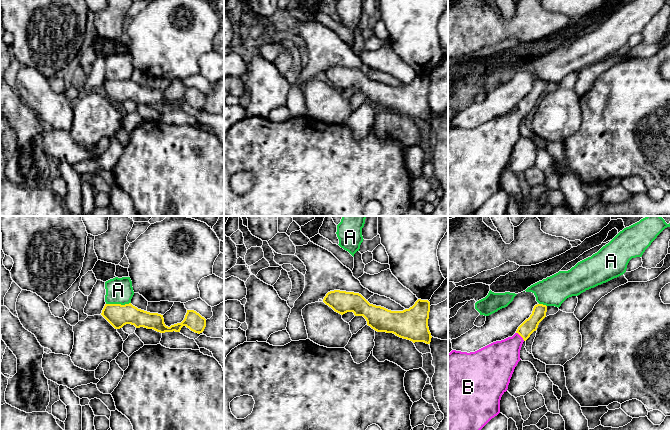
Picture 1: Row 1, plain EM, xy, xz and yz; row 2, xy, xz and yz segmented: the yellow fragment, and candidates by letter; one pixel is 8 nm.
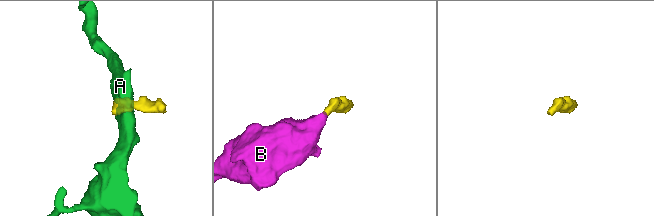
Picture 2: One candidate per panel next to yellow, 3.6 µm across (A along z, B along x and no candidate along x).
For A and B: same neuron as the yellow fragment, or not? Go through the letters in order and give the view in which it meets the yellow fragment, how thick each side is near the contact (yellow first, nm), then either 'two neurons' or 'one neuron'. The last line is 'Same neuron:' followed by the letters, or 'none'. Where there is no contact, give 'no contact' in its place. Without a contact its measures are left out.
A: xy | 180/200 nm | two neurons
B: yz | 120/280 nm | one neuron
Same neuron: B

